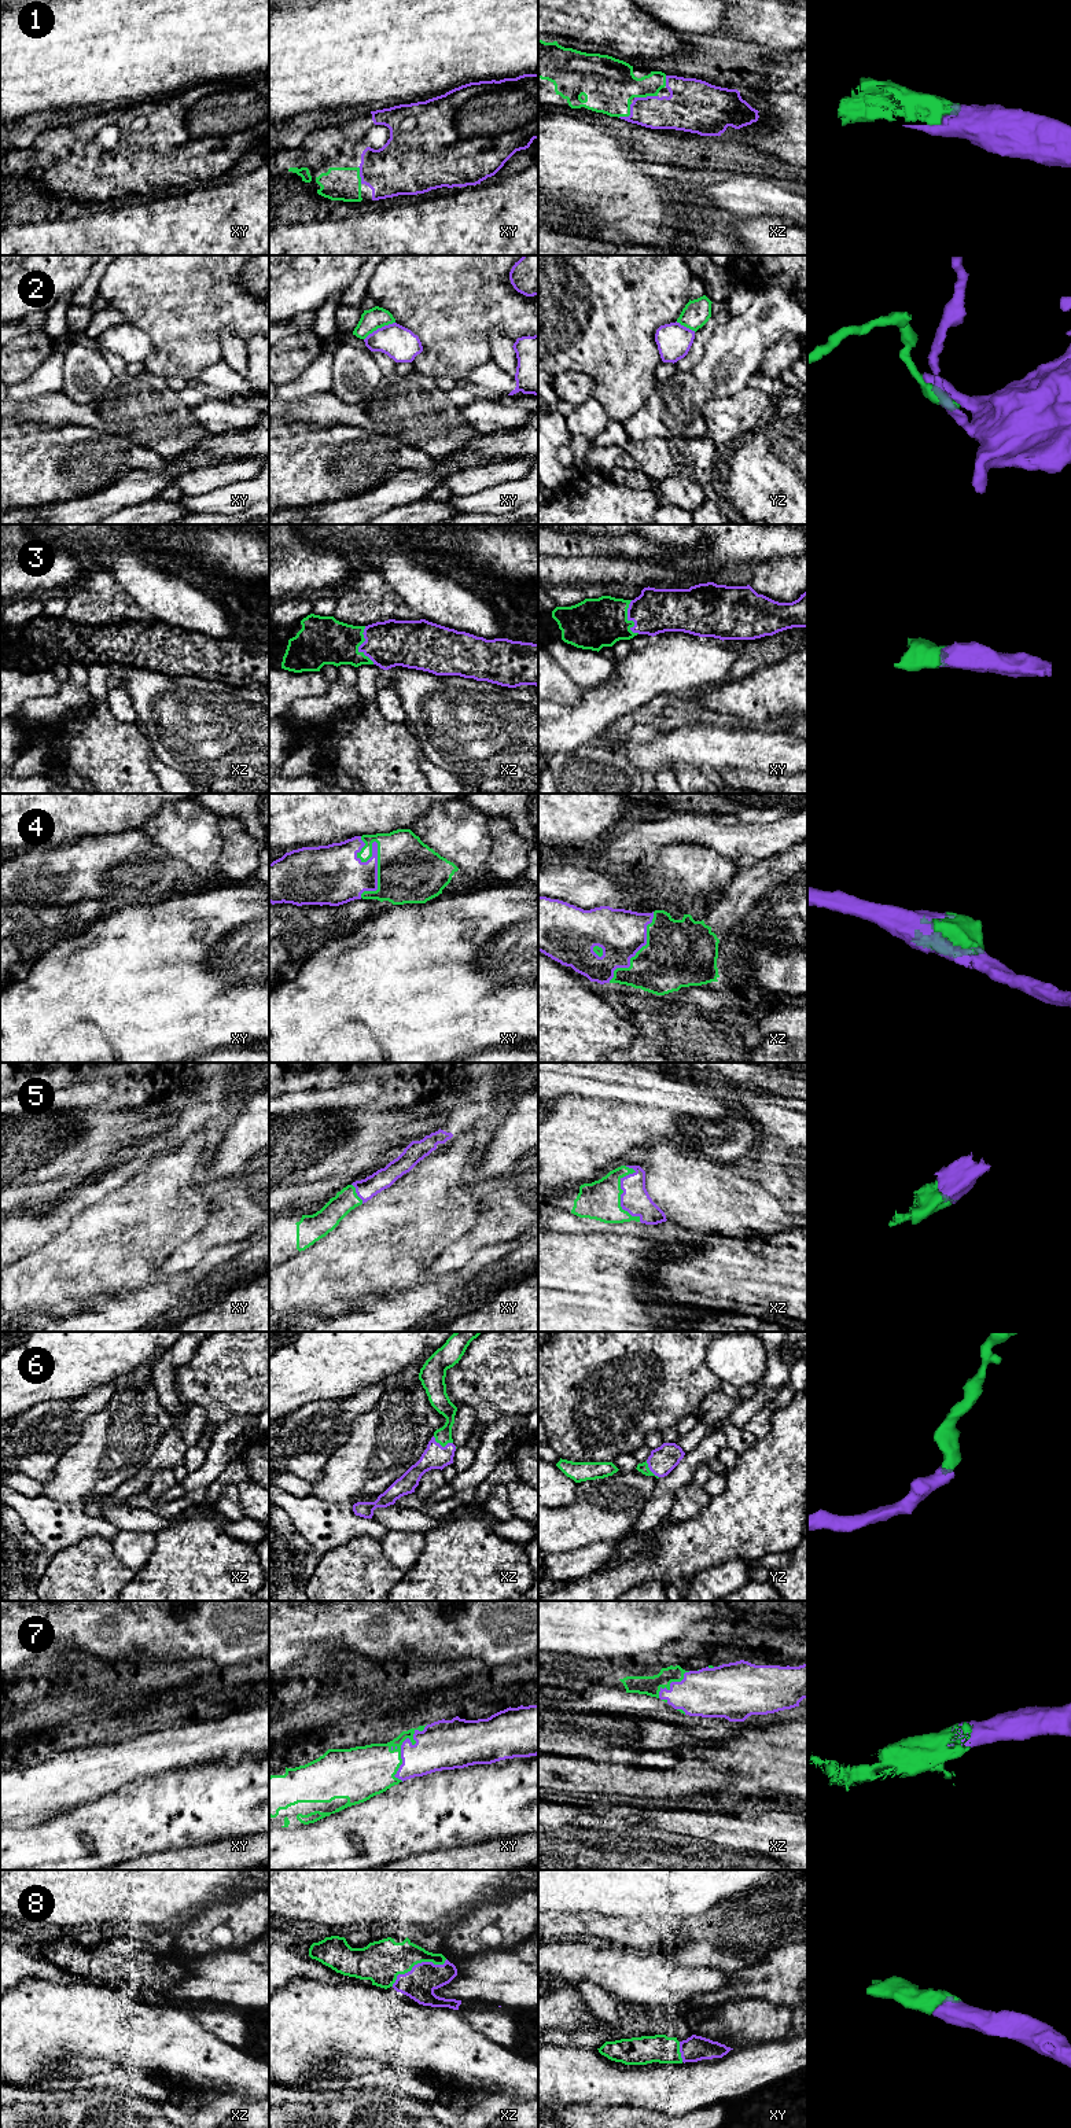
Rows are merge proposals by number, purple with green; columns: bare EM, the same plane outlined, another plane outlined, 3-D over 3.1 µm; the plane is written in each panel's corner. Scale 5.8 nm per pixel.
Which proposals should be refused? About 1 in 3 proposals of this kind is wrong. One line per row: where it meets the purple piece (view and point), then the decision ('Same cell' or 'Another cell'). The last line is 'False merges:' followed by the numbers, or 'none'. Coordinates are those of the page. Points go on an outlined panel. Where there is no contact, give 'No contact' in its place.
1: Touches purple at xz (647, 96). Same cell
2: Touches purple at xy (379, 328). Another cell
3: Touches purple at xz (360, 645). Same cell
4: Touches purple at xy (376, 850). Same cell
5: Touches purple at xz (624, 1192). Same cell
6: Touches purple at xz (441, 1446). Same cell
7: Touches purple at xy (401, 1748). Same cell
8: Touches purple at xz (418, 1963). Same cell
False merges: 2

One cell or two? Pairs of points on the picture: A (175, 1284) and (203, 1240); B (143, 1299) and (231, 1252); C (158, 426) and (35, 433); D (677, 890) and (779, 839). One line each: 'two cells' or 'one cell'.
A: two cells
B: one cell
C: two cells
D: two cells

